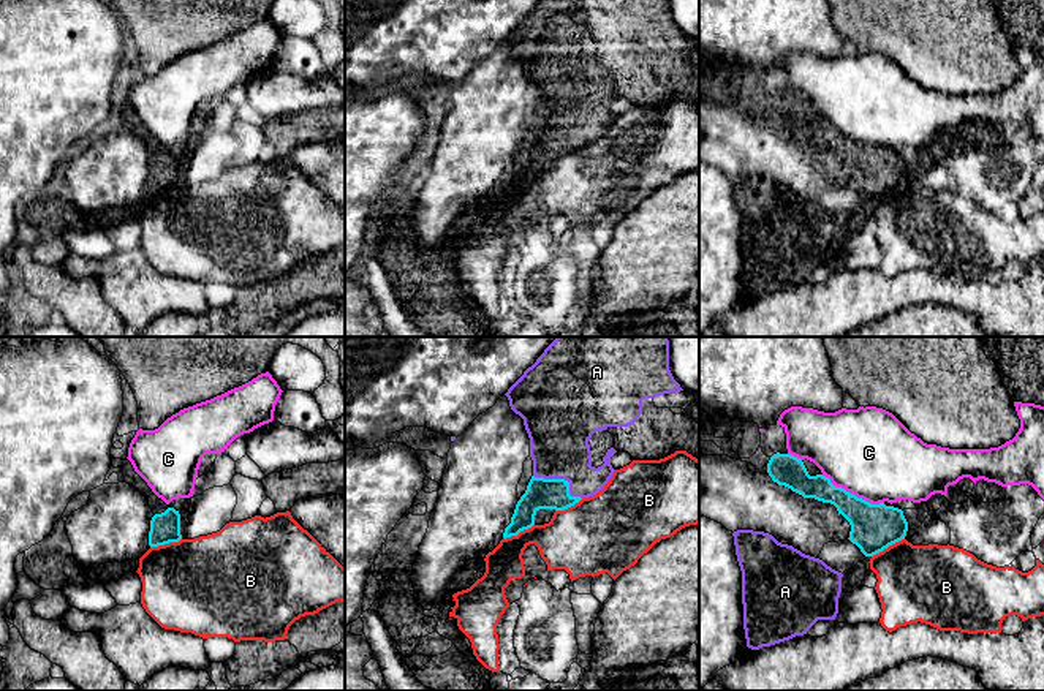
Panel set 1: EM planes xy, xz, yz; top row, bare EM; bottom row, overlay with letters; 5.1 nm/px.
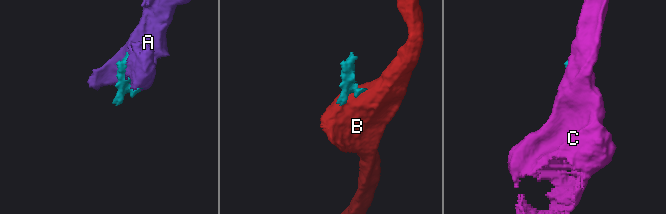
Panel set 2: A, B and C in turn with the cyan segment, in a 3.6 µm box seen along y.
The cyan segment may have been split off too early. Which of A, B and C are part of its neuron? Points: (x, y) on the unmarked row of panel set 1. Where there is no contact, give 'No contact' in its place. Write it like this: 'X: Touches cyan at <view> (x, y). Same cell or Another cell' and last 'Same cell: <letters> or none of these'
A: Touches cyan at xz (562, 125). Another cell
B: Touches cyan at yz (888, 192). Another cell
C: Touches cyan at yz (851, 139). Another cell
Same cell: none of these

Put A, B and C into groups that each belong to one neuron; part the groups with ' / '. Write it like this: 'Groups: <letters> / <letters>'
Groups: A / B / C

